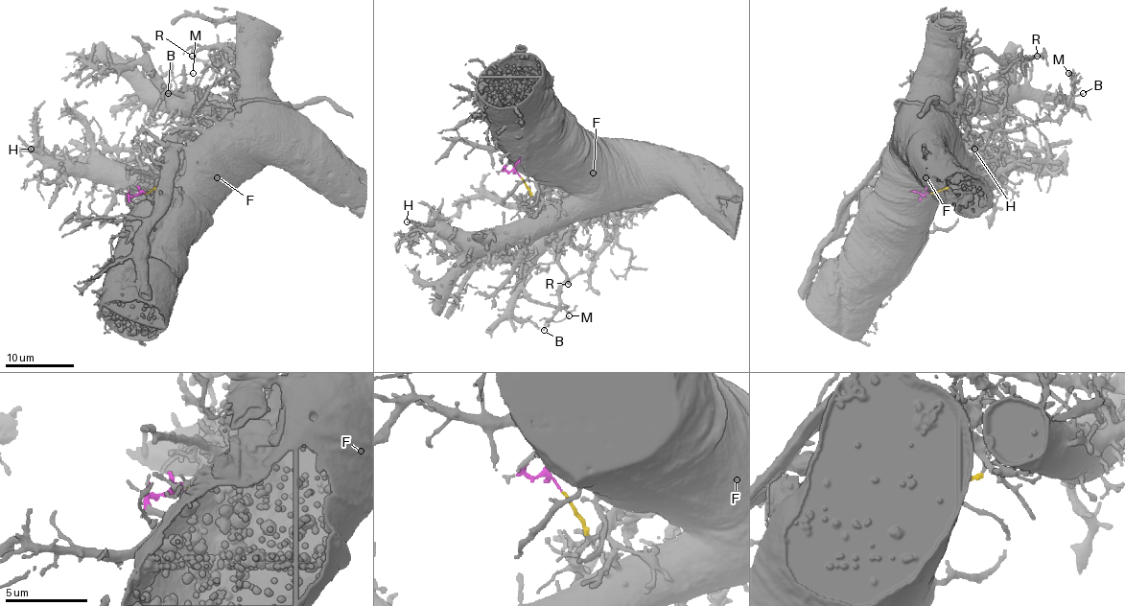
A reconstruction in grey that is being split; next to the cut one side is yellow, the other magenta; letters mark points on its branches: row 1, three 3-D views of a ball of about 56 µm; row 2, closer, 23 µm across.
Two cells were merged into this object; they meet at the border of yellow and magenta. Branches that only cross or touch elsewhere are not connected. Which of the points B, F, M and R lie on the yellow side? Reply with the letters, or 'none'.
B, M

